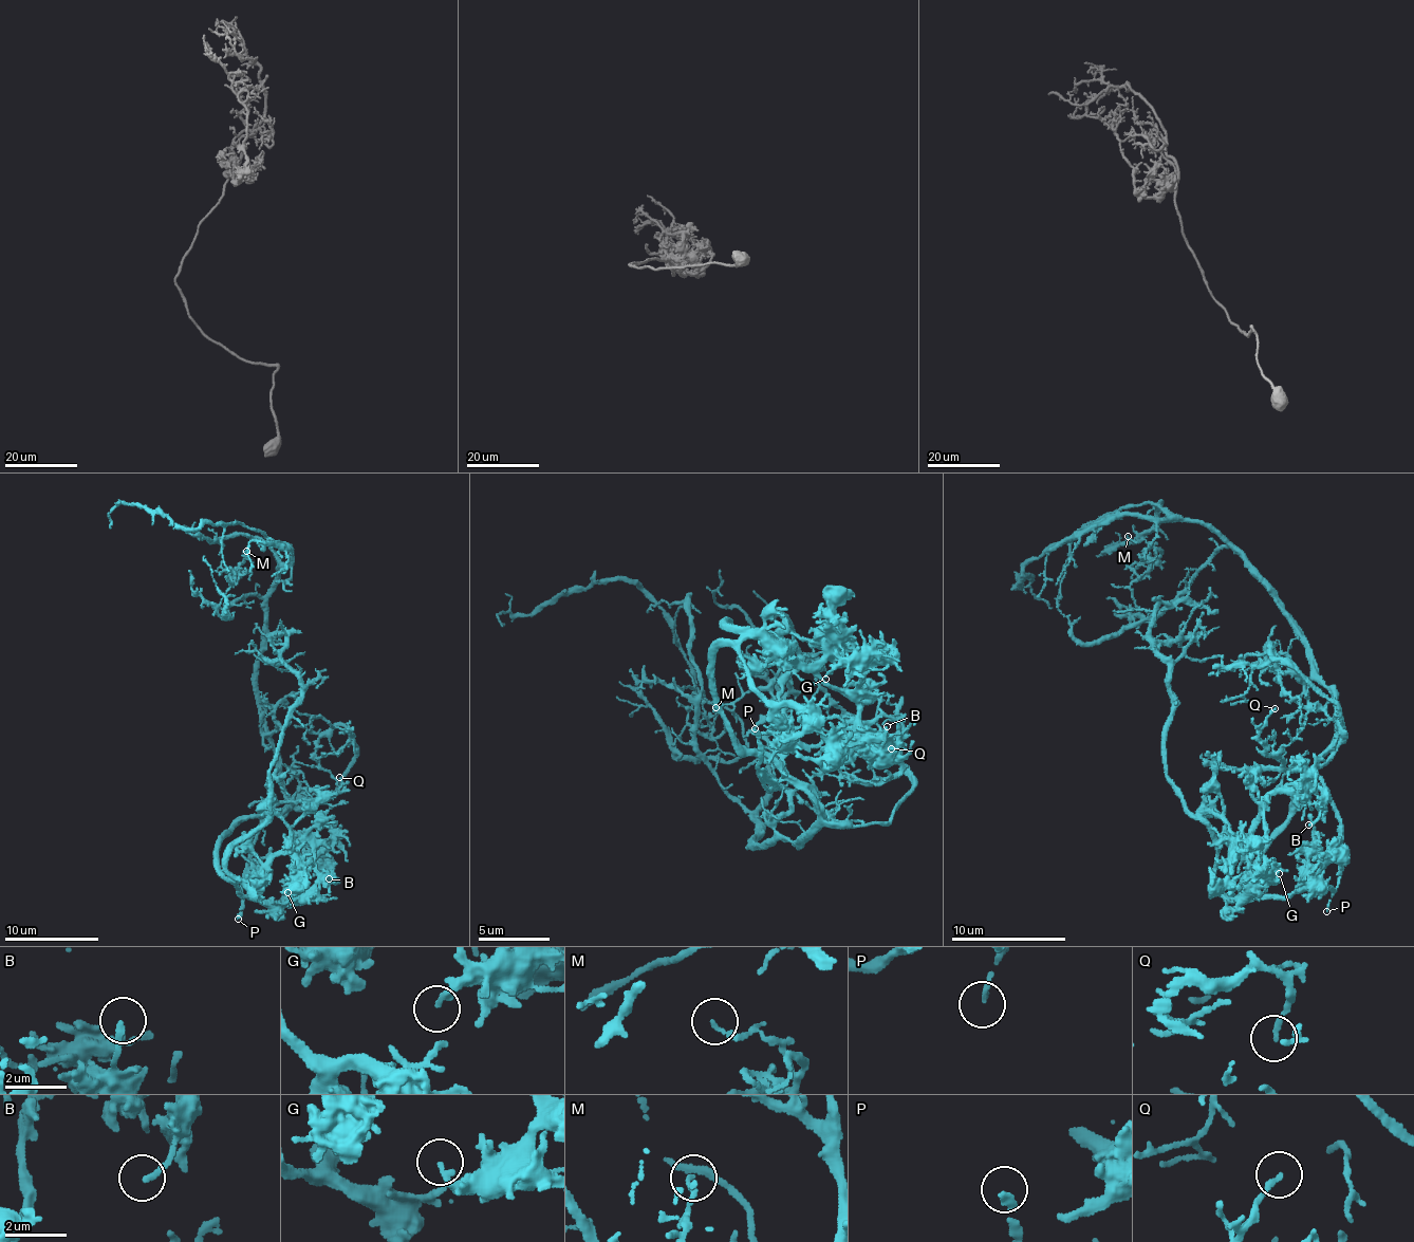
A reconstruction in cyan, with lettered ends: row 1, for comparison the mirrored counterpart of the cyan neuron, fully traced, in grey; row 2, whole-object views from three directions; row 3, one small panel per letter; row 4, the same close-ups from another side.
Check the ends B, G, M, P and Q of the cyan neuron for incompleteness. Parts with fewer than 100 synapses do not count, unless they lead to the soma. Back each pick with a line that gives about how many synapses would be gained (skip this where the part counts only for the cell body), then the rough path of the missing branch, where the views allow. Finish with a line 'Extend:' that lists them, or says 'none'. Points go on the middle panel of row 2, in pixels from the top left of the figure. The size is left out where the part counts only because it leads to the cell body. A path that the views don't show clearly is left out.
P: course (755, 728), (741, 714), (665, 779), (677, 784), (596, 828), (545, 821), (558, 762), (489, 759)
Extend: P

